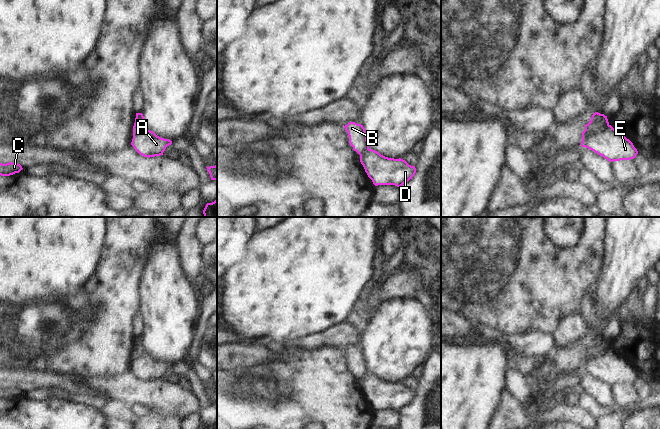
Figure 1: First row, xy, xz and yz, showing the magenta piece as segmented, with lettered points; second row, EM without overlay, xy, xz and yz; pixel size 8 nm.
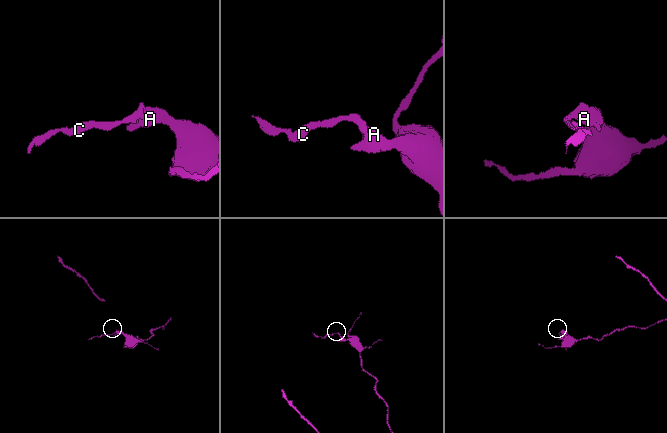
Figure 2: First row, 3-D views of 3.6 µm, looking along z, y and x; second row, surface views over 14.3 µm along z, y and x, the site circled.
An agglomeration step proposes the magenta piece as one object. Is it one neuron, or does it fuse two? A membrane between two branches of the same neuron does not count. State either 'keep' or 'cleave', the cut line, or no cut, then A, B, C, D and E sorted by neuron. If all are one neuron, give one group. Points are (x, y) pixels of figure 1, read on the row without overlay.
cleave; cut in yz along (608, 348), (602, 355), (593, 359), (584, 370); A D E / B C

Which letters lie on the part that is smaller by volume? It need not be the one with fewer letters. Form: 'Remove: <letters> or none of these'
Remove: B, C

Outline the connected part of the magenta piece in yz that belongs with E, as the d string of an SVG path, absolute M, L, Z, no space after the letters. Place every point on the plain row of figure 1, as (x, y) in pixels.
M611 349L597 360L591 361L585 371L610 386L634 383L638 378L633 367Z

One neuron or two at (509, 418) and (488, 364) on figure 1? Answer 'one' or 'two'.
two

